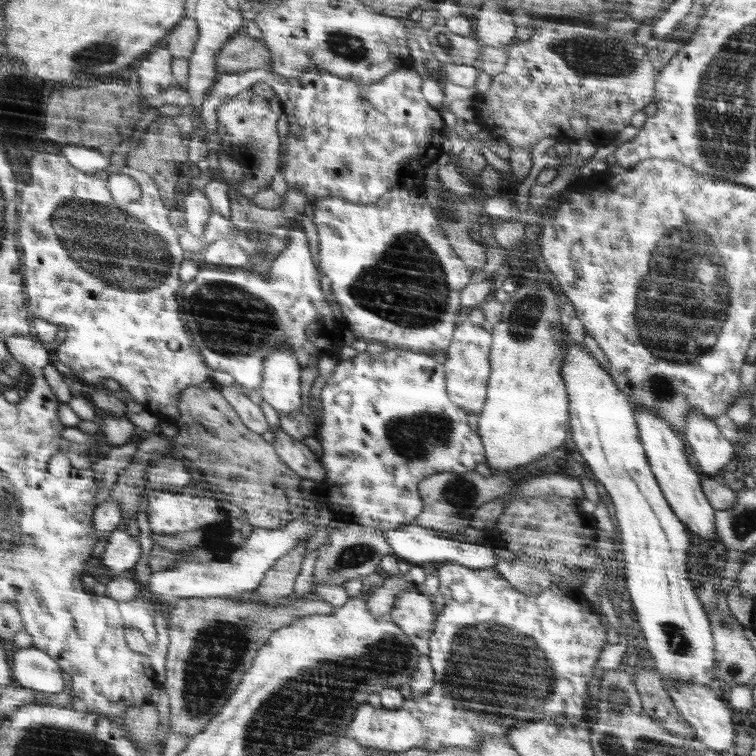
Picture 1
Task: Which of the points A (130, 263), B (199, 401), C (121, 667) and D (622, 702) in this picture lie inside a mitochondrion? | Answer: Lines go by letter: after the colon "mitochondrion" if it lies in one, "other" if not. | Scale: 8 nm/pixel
A: mitochondrion
B: other
C: other
D: other

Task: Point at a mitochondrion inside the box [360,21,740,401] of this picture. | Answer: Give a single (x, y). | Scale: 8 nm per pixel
(667, 314)

